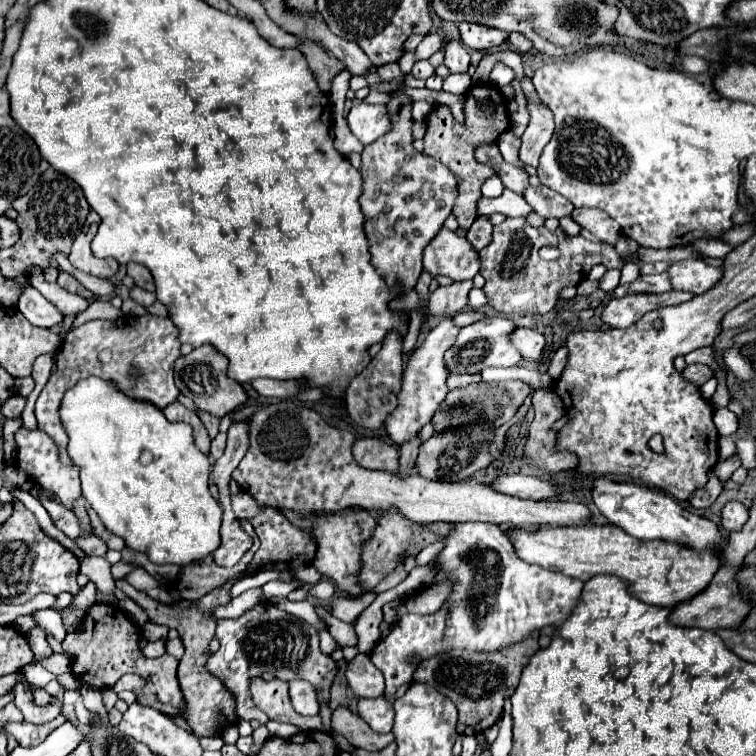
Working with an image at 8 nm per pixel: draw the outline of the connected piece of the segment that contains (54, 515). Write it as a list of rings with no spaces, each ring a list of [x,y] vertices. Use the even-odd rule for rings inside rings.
[[[41,498],[41,504],[45,506],[45,510],[49,512],[53,524],[65,532],[69,538],[77,538],[81,534],[81,528],[79,528],[79,520],[73,512],[69,512],[65,506],[59,506],[57,500],[51,500],[51,498]]]

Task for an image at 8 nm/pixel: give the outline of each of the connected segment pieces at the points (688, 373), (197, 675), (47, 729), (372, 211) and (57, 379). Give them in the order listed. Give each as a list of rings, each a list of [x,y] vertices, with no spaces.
[[[689,364],[685,370],[683,370],[683,376],[687,380],[691,380],[693,384],[697,386],[703,386],[711,376],[713,376],[713,370],[709,366],[703,366],[703,364]]]
[[[116,580],[115,583],[125,594],[129,594],[135,602],[142,606],[149,618],[151,618],[151,622],[175,628],[179,632],[179,636],[181,636],[181,640],[185,644],[185,656],[181,658],[179,672],[177,672],[179,674],[179,684],[181,684],[181,690],[183,690],[183,696],[185,696],[185,702],[187,702],[183,718],[195,730],[195,734],[197,736],[221,734],[229,724],[237,724],[237,720],[235,720],[235,696],[229,694],[229,690],[225,690],[223,682],[219,682],[217,678],[211,678],[211,674],[207,674],[207,668],[205,668],[207,658],[209,658],[205,650],[207,650],[207,644],[215,638],[215,626],[217,626],[217,622],[211,616],[211,612],[217,606],[229,604],[229,600],[231,600],[229,598],[229,588],[235,582],[229,582],[229,584],[221,586],[219,590],[213,590],[211,594],[203,596],[201,600],[195,602],[195,608],[191,604],[189,608],[181,608],[181,610],[177,610],[175,606],[151,600],[144,592],[129,586],[126,580]]]
[[[61,714],[53,722],[47,724],[31,724],[31,722],[7,722],[3,730],[13,736],[17,742],[31,742],[31,746],[41,744],[57,726],[67,722],[67,718]]]
[[[391,94],[391,100],[387,104],[391,122],[393,122],[393,130],[389,134],[385,134],[383,138],[379,138],[377,142],[373,142],[371,146],[365,146],[361,158],[361,174],[363,174],[363,194],[359,198],[361,202],[361,210],[367,216],[365,222],[365,232],[369,236],[369,244],[371,244],[371,264],[375,266],[375,270],[379,274],[383,274],[387,278],[389,284],[401,282],[403,292],[415,288],[417,278],[423,270],[421,264],[421,254],[425,250],[425,246],[431,242],[431,238],[439,232],[439,228],[443,226],[445,218],[451,214],[453,204],[455,204],[455,176],[441,164],[435,162],[435,158],[427,158],[425,154],[419,154],[411,142],[411,100],[405,94]]]
[[[123,316],[115,322],[109,320],[91,320],[85,322],[81,328],[73,330],[67,336],[67,342],[57,350],[57,372],[51,374],[47,386],[37,398],[35,404],[35,418],[37,426],[47,432],[61,448],[61,460],[71,462],[65,454],[65,446],[69,442],[69,436],[63,428],[59,406],[63,400],[63,394],[73,388],[79,380],[87,376],[99,376],[107,382],[111,382],[117,390],[121,390],[125,396],[133,400],[149,402],[157,408],[165,408],[171,402],[177,400],[179,390],[173,382],[173,364],[181,356],[179,352],[179,340],[175,324],[169,318],[159,316]]]

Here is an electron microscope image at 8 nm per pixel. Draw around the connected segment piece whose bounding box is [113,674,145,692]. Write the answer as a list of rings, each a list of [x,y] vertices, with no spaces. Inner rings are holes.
[[[127,674],[127,676],[123,676],[123,678],[113,686],[113,690],[115,690],[115,692],[121,692],[121,690],[133,690],[133,688],[143,686],[143,684],[145,684],[143,678],[137,678],[137,676]]]

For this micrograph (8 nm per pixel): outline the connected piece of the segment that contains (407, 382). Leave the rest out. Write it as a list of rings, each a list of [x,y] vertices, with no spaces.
[[[443,318],[433,330],[427,332],[419,348],[409,356],[407,370],[403,372],[403,390],[399,392],[399,406],[395,408],[395,414],[387,418],[387,434],[395,444],[407,442],[407,438],[413,438],[425,424],[431,422],[435,410],[443,404],[449,388],[445,386],[445,380],[449,376],[447,364],[445,364],[445,352],[455,344],[459,334],[459,326],[453,324],[451,318]]]

